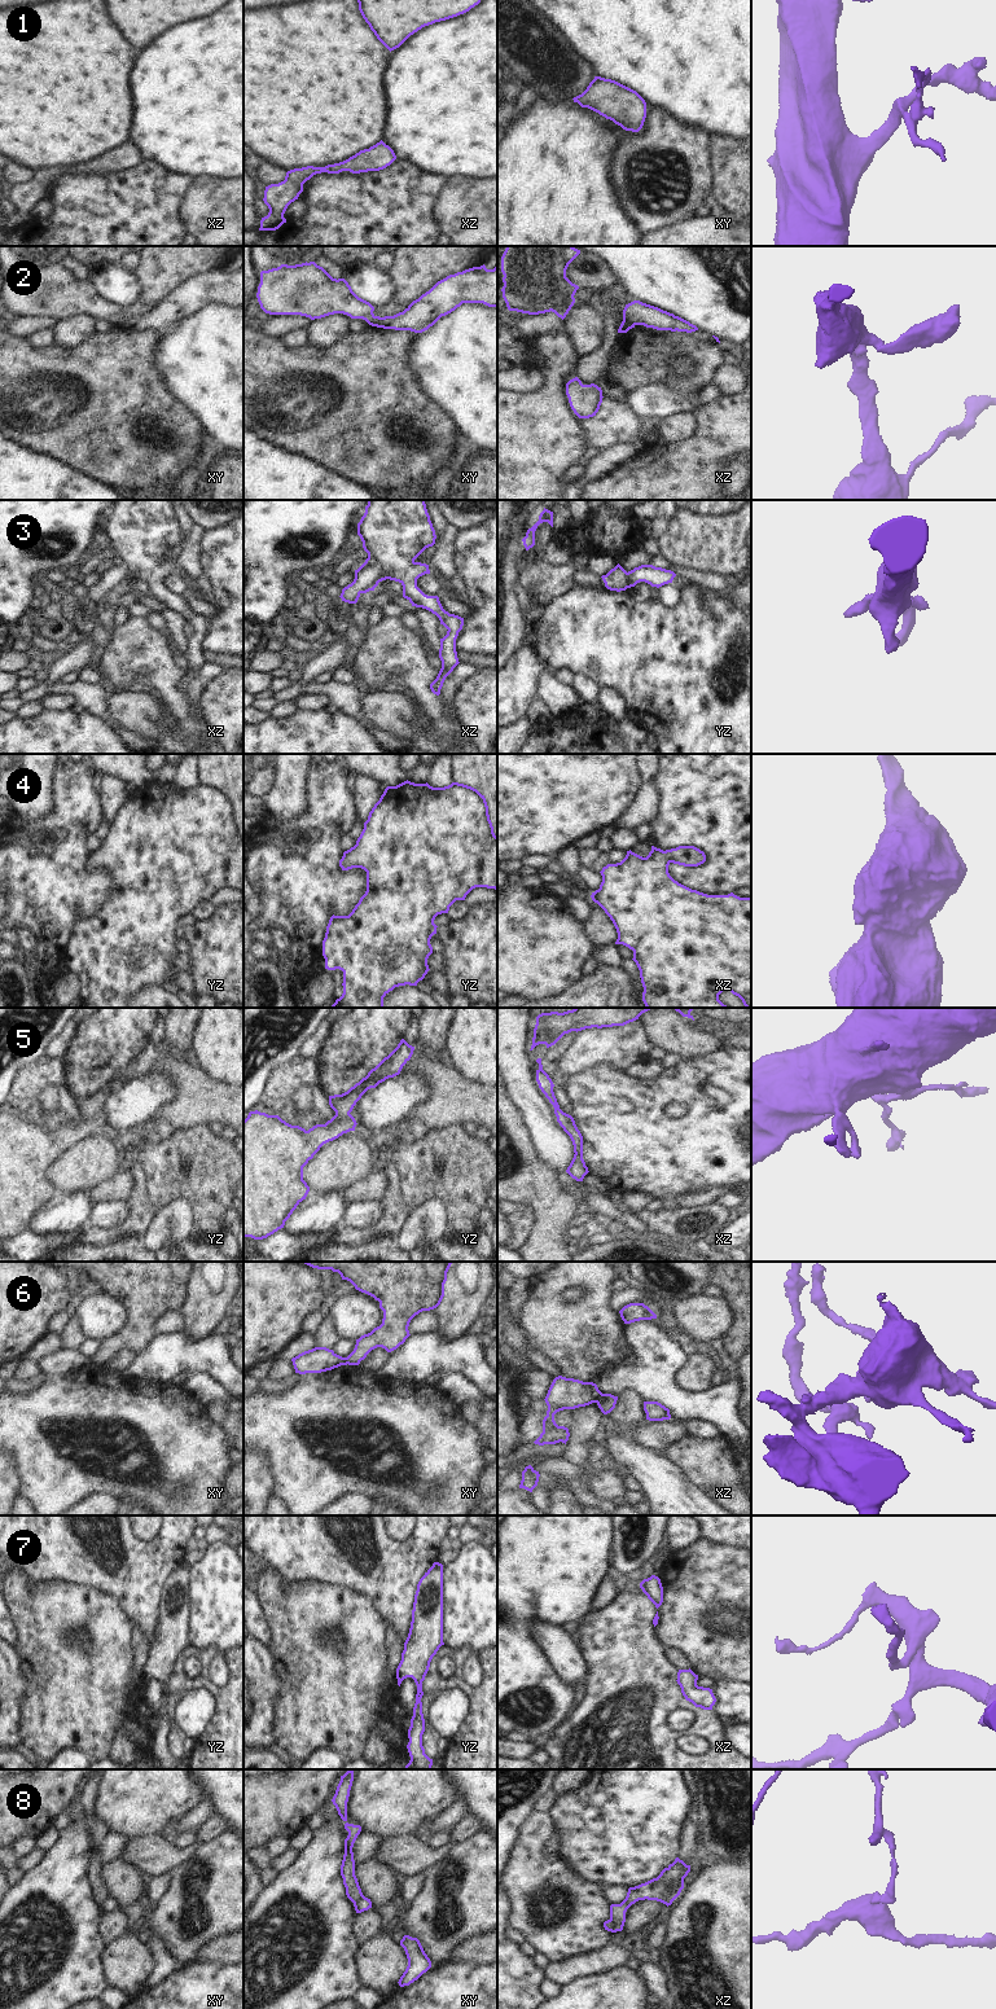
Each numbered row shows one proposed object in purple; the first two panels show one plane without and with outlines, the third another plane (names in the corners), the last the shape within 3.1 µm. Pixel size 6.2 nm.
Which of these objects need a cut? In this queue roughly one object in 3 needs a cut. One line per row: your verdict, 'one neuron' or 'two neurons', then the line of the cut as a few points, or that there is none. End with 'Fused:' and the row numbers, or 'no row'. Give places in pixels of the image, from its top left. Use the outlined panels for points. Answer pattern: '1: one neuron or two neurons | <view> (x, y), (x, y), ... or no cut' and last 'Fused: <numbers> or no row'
1: one neuron | no cut
2: two neurons | xz (623, 320), (635, 324)
3: one neuron | no cut
4: one neuron | no cut
5: one neuron | no cut
6: two neurons | xz (602, 1394), (595, 1402)
7: one neuron | no cut
8: two neurons | xy (363, 1895), (354, 1903)
Fused: 2, 6, 8

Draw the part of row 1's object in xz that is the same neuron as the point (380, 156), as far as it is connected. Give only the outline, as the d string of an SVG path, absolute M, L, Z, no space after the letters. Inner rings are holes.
M381 140L343 162L325 167L307 166L288 171L284 181L266 187L263 201L268 206L269 212L262 218L259 231L276 231L286 223L284 214L288 206L298 199L303 192L303 184L313 175L321 172L339 174L342 171L352 174L379 171L390 166L395 159L394 150Z

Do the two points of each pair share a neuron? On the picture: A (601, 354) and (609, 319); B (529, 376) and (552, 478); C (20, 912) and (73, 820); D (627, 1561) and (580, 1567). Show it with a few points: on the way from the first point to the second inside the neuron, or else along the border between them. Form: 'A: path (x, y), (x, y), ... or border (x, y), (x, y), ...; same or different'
A: path (608, 345), (610, 341), (610, 328); same
B: border (545, 369), (547, 382), (540, 389), (510, 391); different
C: path (43, 889), (45, 878), (71, 851), (73, 843); same
D: border (611, 1553), (610, 1566); different

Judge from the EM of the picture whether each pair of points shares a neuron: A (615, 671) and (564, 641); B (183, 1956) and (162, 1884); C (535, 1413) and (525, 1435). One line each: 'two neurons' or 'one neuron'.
A: one neuron
B: two neurons
C: one neuron

